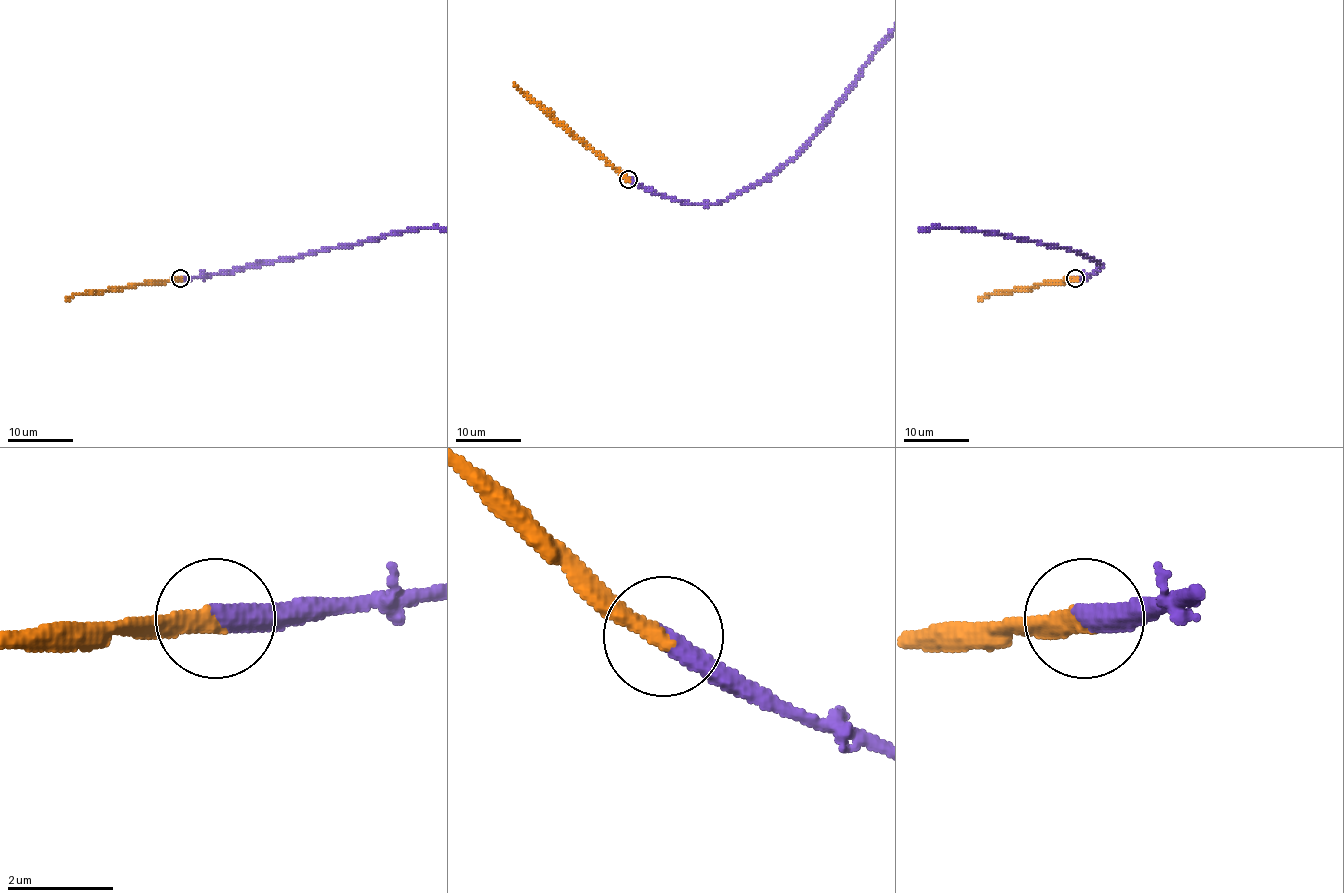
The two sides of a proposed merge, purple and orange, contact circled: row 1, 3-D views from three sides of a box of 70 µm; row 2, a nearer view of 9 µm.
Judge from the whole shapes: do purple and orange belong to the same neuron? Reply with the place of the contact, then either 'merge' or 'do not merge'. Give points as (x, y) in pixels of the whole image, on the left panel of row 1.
at (180, 278); merge

